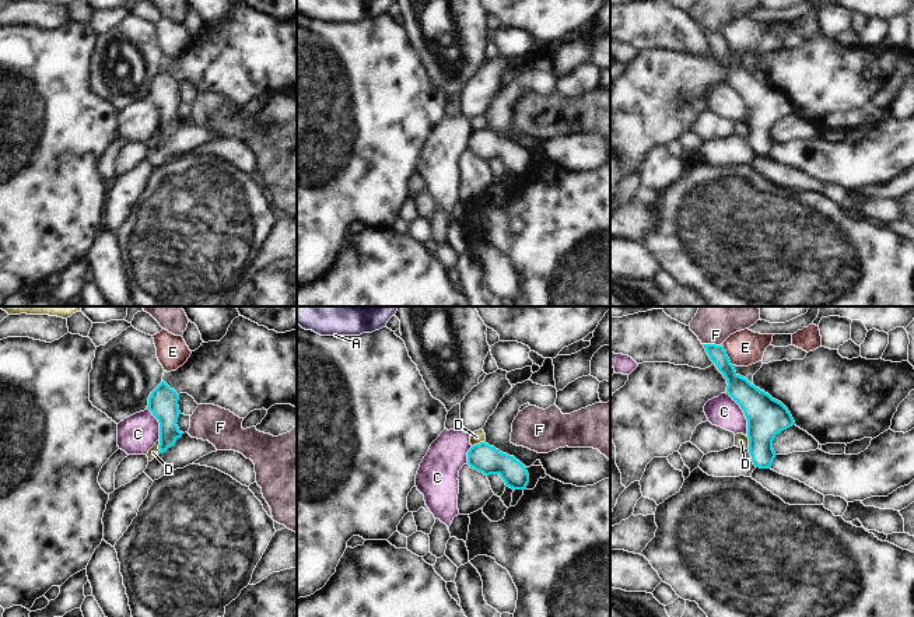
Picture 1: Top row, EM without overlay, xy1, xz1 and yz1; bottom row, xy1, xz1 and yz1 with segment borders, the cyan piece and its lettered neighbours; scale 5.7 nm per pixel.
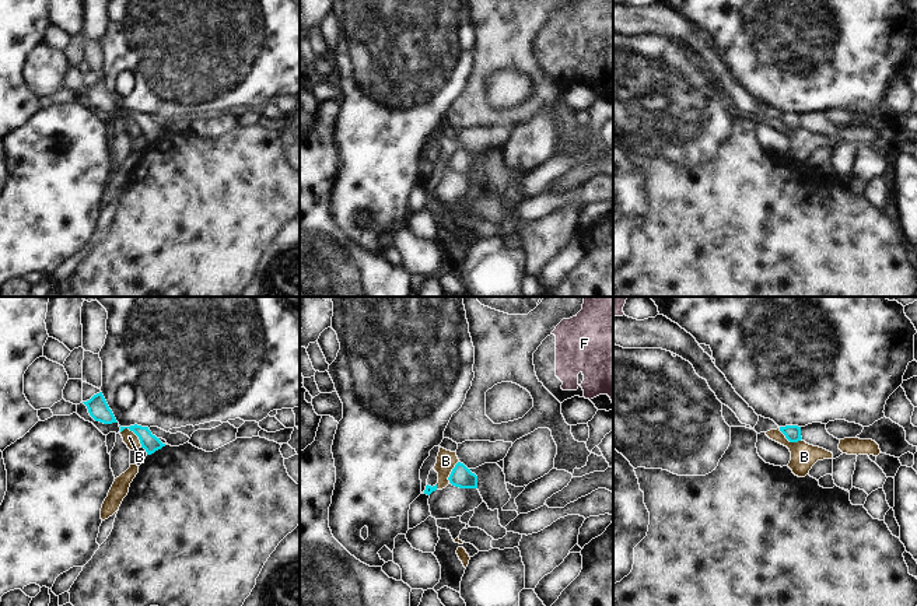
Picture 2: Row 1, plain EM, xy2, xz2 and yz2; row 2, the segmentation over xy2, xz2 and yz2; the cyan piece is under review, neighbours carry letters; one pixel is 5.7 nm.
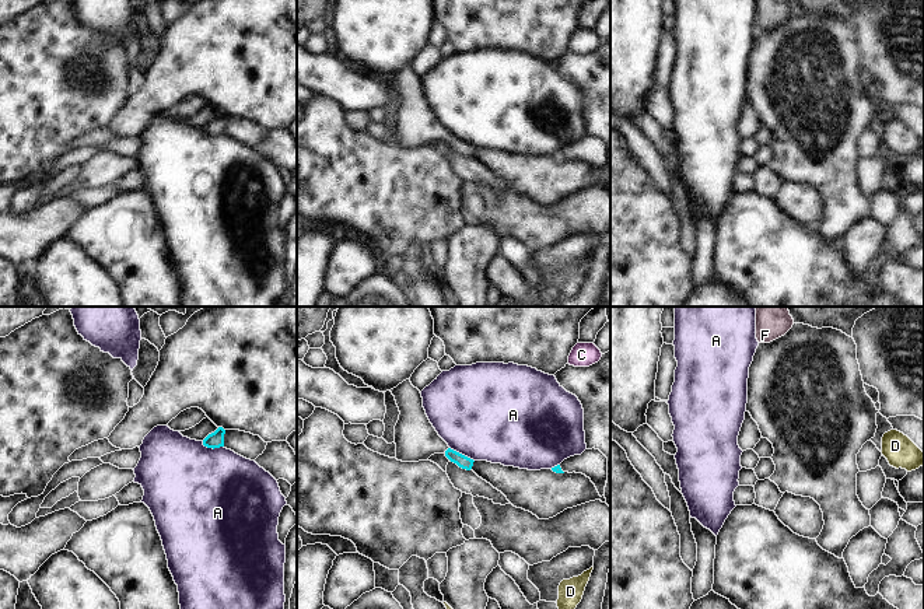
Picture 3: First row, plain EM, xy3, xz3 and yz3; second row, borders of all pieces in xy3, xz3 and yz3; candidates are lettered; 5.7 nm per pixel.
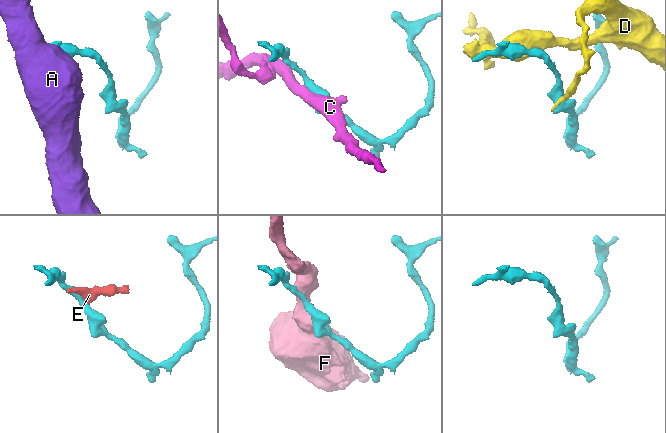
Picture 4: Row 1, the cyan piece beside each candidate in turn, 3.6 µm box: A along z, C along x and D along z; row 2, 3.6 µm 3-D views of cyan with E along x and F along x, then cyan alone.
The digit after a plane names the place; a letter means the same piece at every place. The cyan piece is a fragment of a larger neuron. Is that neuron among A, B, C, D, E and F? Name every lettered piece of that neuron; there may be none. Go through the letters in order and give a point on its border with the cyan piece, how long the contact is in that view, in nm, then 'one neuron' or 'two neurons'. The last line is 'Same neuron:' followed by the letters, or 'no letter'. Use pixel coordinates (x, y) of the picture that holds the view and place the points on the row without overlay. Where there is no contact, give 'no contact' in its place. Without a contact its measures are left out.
A: xz3 (461, 140) | 170 nm | two neurons
B: xy2 (133, 118) | 150 nm | two neurons
C: yz1 (745, 101) | 280 nm | two neurons
D: xy1 (158, 133) | 90 nm | two neurons
E: yz1 (727, 42) | 140 nm | two neurons
F: yz1 (713, 31) | 110 nm | two neurons
Same neuron: no letter

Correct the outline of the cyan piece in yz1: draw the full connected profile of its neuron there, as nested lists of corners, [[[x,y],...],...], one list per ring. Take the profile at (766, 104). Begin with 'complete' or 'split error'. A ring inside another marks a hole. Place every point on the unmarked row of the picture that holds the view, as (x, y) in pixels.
complete; [[[715,31],[703,32],[710,46],[715,50],[718,57],[726,66],[728,70],[726,81],[729,81],[745,99],[745,104],[747,106],[747,125],[749,125],[747,136],[752,143],[753,151],[760,155],[770,155],[775,144],[775,139],[773,136],[773,127],[775,122],[795,112],[791,99],[781,88],[773,85],[768,80],[752,71],[746,64],[738,62],[722,32]]]

